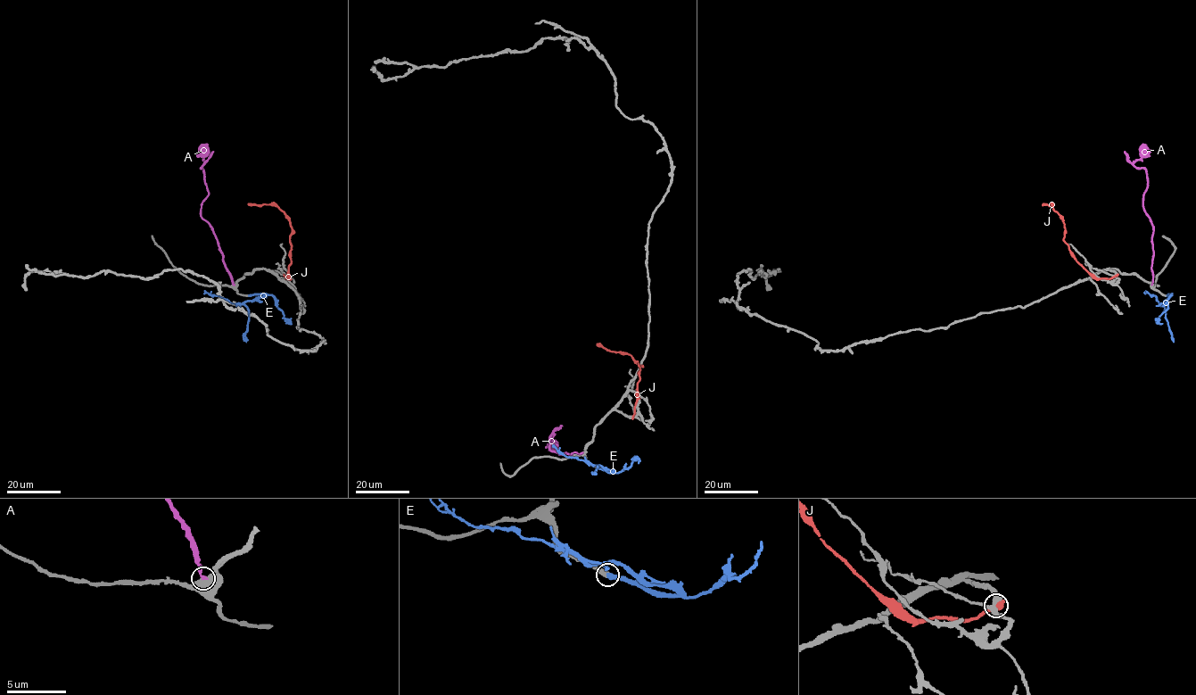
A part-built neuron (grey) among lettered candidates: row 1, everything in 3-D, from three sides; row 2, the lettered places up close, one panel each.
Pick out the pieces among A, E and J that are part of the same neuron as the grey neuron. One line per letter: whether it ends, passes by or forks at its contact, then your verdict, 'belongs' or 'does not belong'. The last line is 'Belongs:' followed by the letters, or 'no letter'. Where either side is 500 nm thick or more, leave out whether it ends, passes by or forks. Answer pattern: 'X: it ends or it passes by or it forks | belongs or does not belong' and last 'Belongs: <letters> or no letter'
A: does not belong
E: it ends | belongs
J: does not belong
Belongs: E

